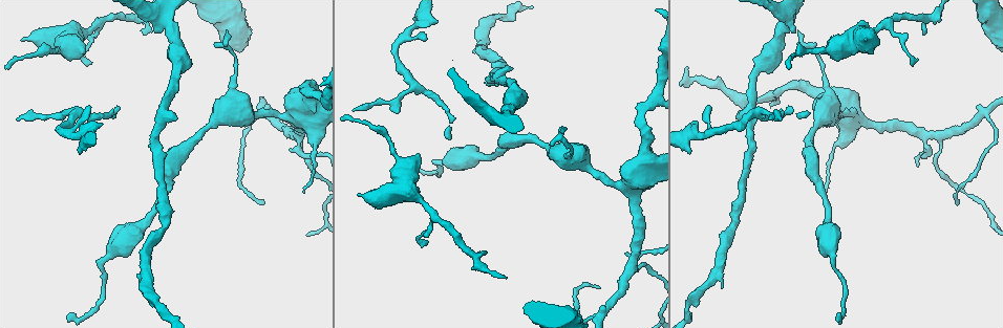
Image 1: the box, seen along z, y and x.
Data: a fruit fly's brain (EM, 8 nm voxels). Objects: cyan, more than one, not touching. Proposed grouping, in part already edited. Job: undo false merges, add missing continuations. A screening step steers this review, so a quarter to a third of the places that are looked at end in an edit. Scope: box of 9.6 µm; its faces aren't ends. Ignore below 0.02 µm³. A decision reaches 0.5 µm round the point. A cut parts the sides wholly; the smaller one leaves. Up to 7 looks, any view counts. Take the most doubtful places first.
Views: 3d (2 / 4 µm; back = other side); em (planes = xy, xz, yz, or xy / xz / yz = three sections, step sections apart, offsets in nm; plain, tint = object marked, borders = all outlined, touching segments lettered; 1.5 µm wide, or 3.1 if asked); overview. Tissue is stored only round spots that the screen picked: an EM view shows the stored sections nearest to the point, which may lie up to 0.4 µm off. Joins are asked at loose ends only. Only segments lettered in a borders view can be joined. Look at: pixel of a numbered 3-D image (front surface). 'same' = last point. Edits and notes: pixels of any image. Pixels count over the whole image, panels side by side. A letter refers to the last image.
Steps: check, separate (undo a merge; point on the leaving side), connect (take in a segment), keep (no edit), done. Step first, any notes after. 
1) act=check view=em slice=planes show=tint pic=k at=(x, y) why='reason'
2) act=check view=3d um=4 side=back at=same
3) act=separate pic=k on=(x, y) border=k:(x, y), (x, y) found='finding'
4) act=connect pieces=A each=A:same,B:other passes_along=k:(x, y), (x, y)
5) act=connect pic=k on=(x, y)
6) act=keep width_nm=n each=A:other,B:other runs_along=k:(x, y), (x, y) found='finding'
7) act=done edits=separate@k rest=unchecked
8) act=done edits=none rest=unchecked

act=check view=3d um=2 pic=1 at=(482, 254) why='branch stops here'

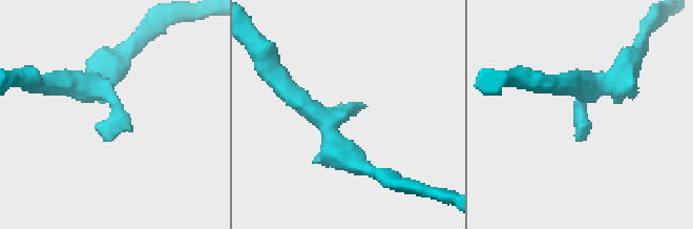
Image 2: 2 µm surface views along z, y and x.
act=check view=em slice=planes show=tint pic=2 at=(349, 108) why='shape alone is not enough'

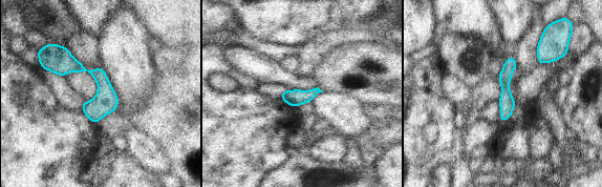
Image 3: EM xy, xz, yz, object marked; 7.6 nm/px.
act=check view=em slice=planes show=borders at=same

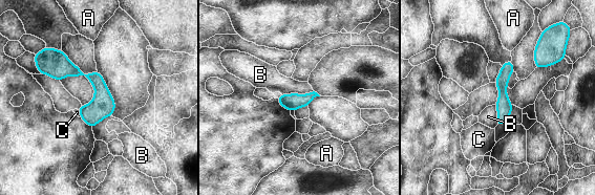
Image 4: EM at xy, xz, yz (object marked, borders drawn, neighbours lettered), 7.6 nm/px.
act=keep each=A:other,B:other,C:other border=4:(313, 90), (306, 93), (281, 94) found='no lettered segment goes on from it'

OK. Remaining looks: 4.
act=check view=em slice=xy step=8 show=tint pic=1 at=(354, 111) why='tapers out'

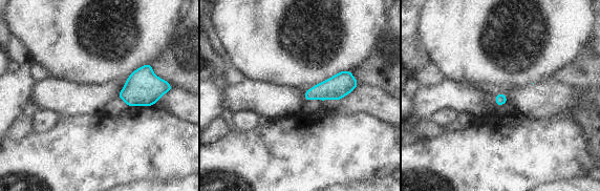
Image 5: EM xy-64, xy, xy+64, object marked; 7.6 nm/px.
act=check view=em slice=planes show=borders at=same

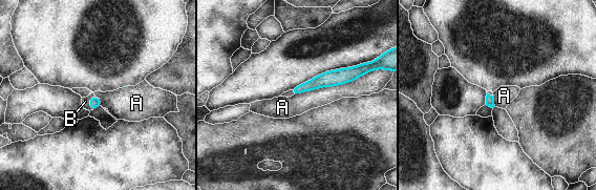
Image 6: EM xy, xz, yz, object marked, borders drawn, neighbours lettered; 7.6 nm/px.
act=connect pieces=B each=A:other,B:same found='the cell continues'

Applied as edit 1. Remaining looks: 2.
act=check view=overview

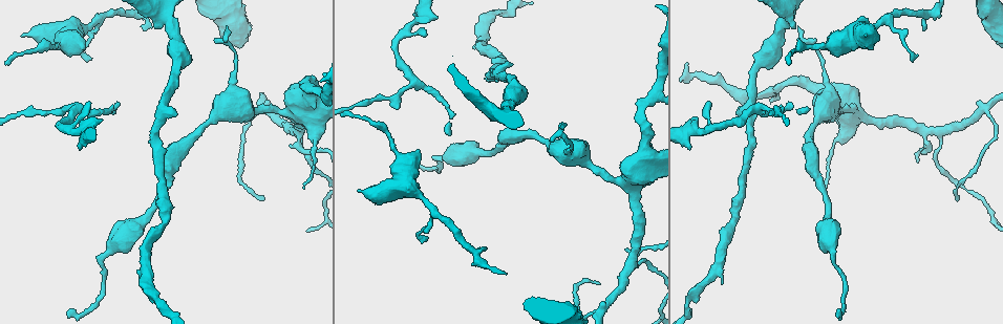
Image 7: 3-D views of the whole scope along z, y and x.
act=check view=em slice=planes show=borders pic=7 at=(509, 64) why='branch stops here'

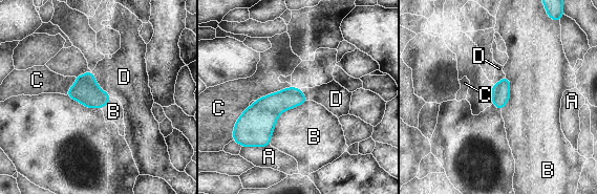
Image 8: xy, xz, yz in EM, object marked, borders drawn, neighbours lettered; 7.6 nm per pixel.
act=keep width_nm=140 each=A:other,B:other,C:other,D:other border=8:(308, 100), (280, 114), (270, 144) found='none of them fits'

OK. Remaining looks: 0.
act=done edits=connect@6 rest=unchecked

